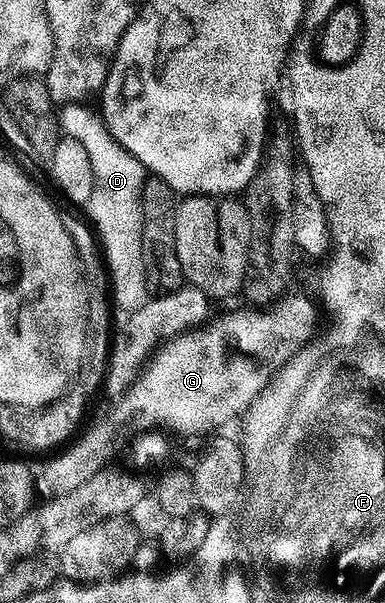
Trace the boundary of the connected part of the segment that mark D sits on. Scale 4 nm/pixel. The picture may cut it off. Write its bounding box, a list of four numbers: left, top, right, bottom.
[59,103,150,314]

